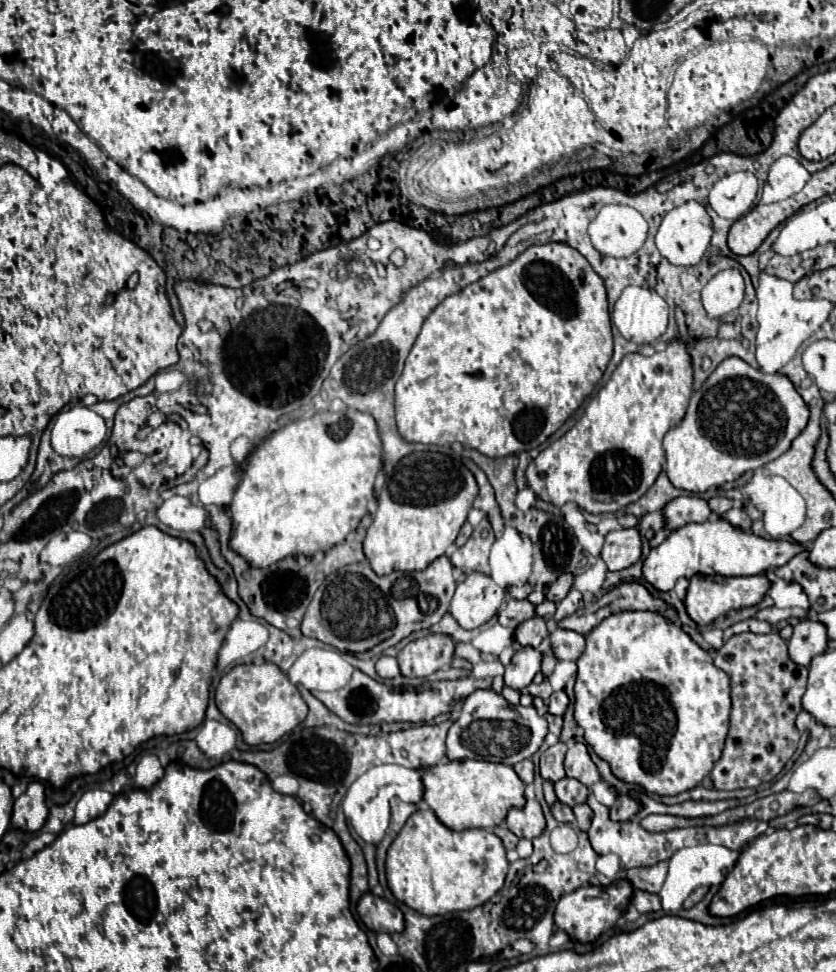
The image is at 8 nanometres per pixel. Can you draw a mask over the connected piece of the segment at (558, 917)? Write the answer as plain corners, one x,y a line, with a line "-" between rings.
614,881
608,887
600,887
600,885
590,885
586,889
576,889
568,895
564,895
554,911
554,925
558,929
562,929
572,941
580,941
580,943
594,943
596,939
600,939
600,935
608,929
612,929
616,925
616,921
622,917
626,903
630,901
634,889
628,881

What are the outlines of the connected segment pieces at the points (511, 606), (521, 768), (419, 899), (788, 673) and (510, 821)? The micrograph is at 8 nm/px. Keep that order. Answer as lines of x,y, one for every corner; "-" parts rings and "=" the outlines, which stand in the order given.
508,599
500,611
500,623
504,627
516,627
532,617
536,617
536,607
528,599
=
524,759
524,761
516,763
516,765
514,765
514,771
516,771
518,777
522,779
522,783
526,783
526,785
532,783
532,779
534,779
534,763
532,763
530,759
=
430,809
410,815
386,857
388,889
400,903
426,917
484,905
504,885
506,873
506,849
494,833
486,829
452,831
=
778,633
734,635
718,649
714,665
730,675
732,713
728,739
720,761
710,771
710,779
722,791
768,783
784,769
798,747
800,733
794,719
802,711
800,697
804,695
808,669
790,661
786,641
=
532,793
526,795
524,807
508,811
508,815
506,815
506,827
516,837
526,837
526,839
534,839
536,835
540,835
544,831
546,821
544,821
540,803
536,801
536,797

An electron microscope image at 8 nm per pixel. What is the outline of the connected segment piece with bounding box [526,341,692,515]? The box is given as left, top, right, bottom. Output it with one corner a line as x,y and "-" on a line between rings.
672,341
664,351
650,357
640,353
626,355
610,381
590,399
580,421
550,447
546,447
526,469
528,487
538,499
562,507
564,503
576,503
588,513
614,513
628,503
638,501
656,481
664,463
662,439
668,429
676,427
686,413
692,397
692,363
686,347
680,341

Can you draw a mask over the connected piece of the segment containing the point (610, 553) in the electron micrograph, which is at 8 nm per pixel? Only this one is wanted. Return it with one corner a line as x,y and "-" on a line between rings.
620,529
606,535
600,559
606,563
608,571
622,571
634,565
642,555
642,541
638,529

